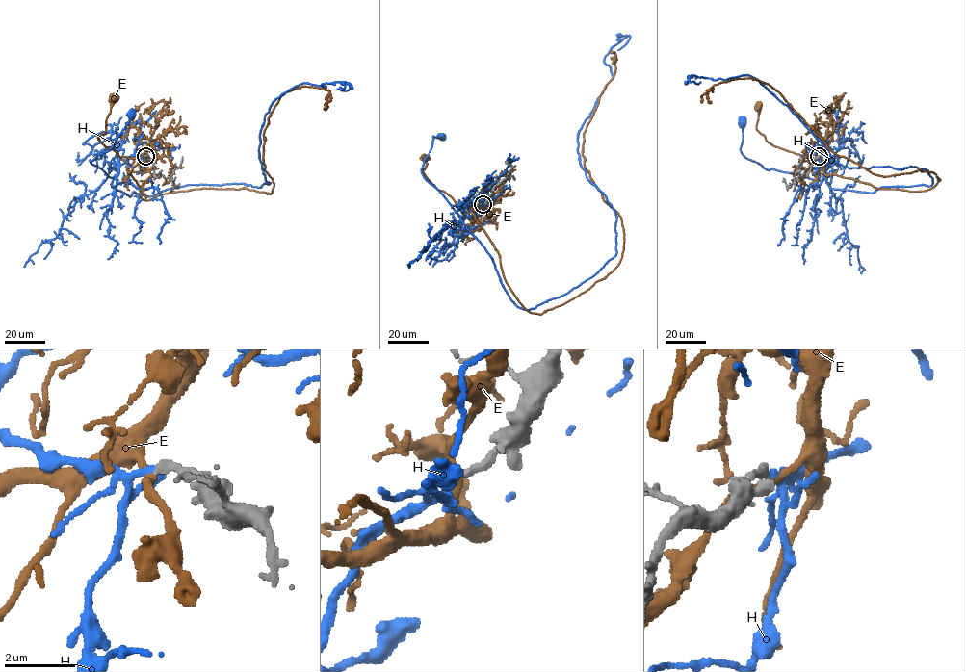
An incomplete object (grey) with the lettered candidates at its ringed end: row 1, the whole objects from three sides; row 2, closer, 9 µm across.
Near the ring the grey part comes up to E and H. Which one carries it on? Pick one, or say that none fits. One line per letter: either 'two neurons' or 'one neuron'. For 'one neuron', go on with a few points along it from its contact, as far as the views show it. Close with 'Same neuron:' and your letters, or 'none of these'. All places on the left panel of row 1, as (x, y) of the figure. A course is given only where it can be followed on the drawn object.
E: two neurons
H: one neuron; course (144, 157), (132, 155), (119, 167), (116, 174), (110, 177), (90, 160), (111, 148), (131, 115)
Same neuron: H

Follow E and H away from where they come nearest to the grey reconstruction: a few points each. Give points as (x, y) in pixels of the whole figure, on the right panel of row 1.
E: (819, 156), (822, 159), (807, 157), (769, 142), (757, 129), (759, 107)
H: (819, 156), (827, 157), (826, 176), (818, 180), (764, 168), (742, 153), (742, 122)

